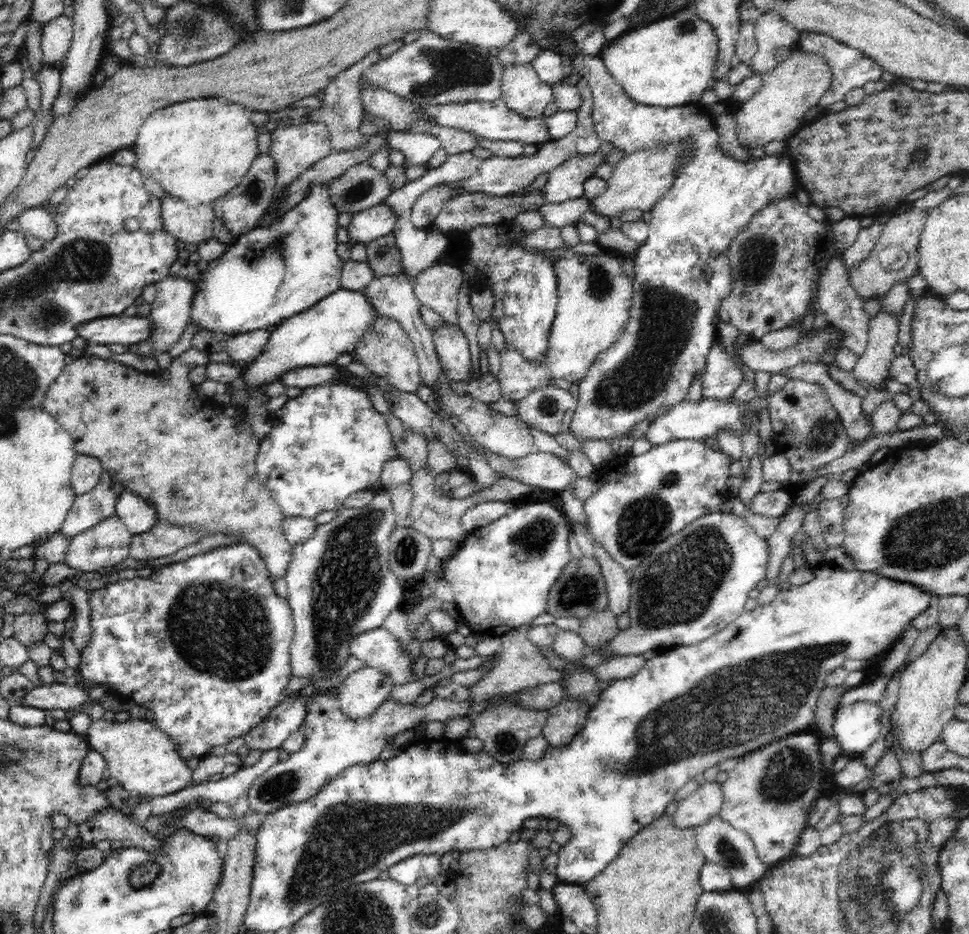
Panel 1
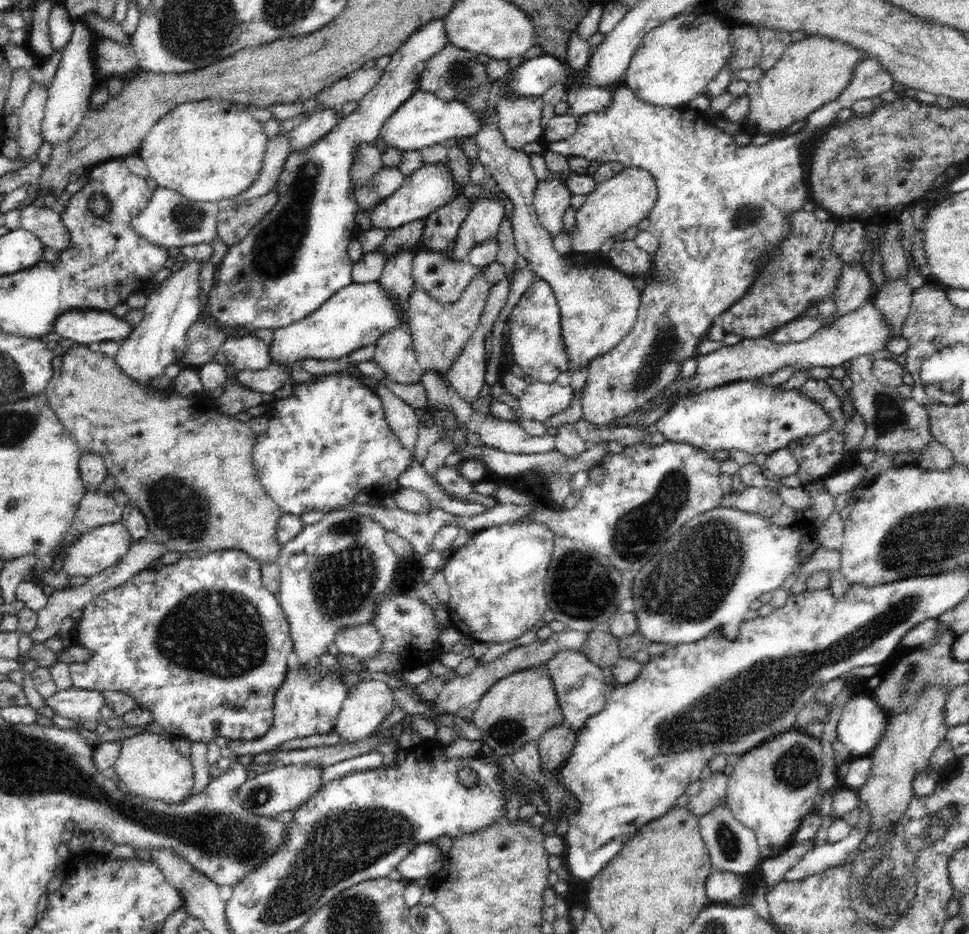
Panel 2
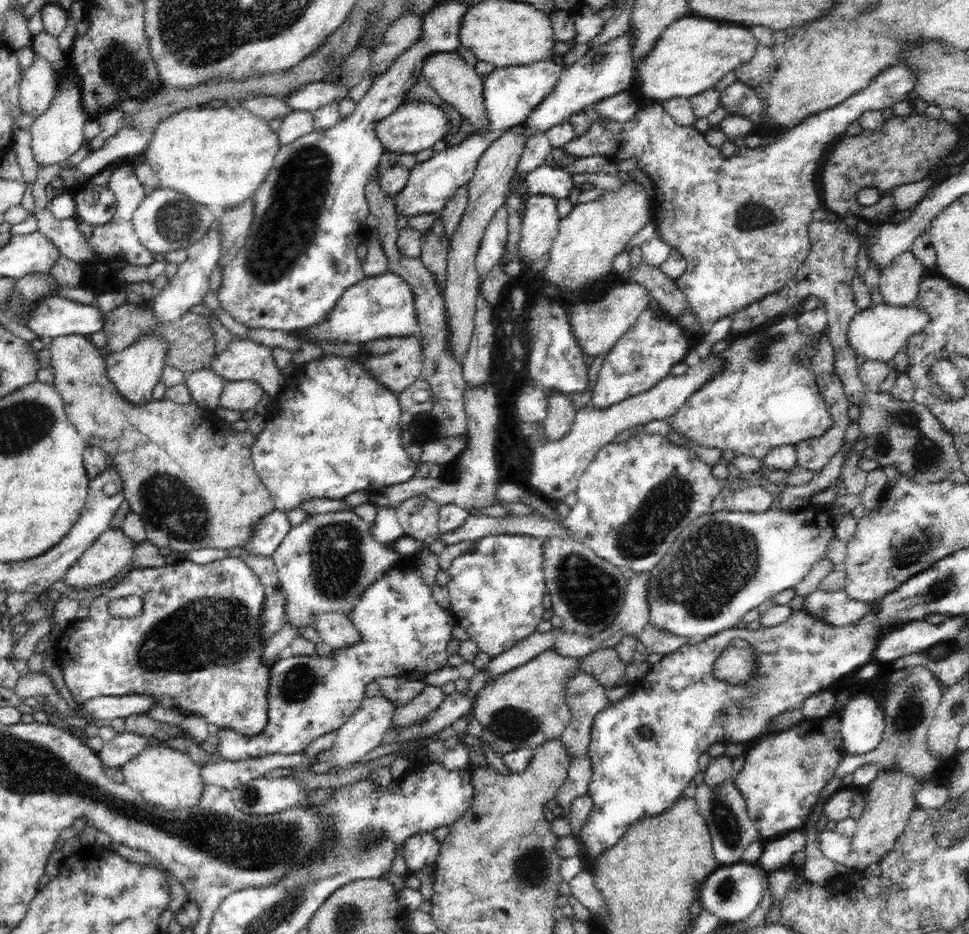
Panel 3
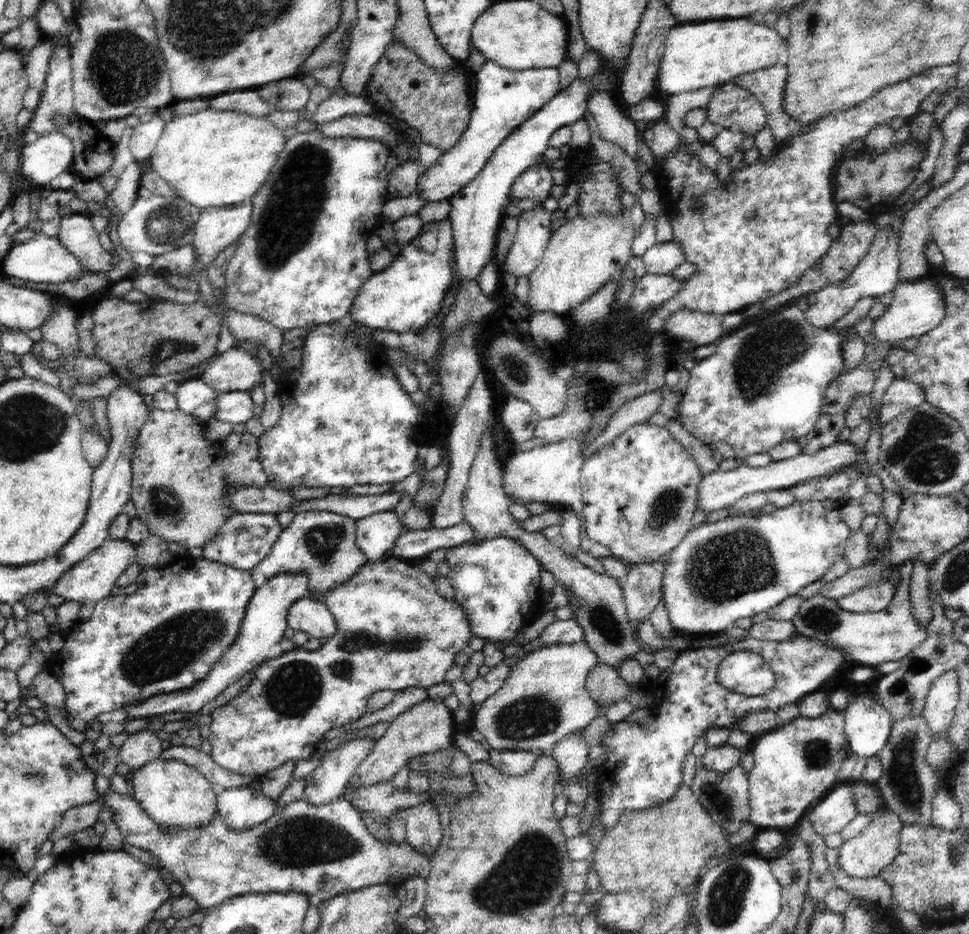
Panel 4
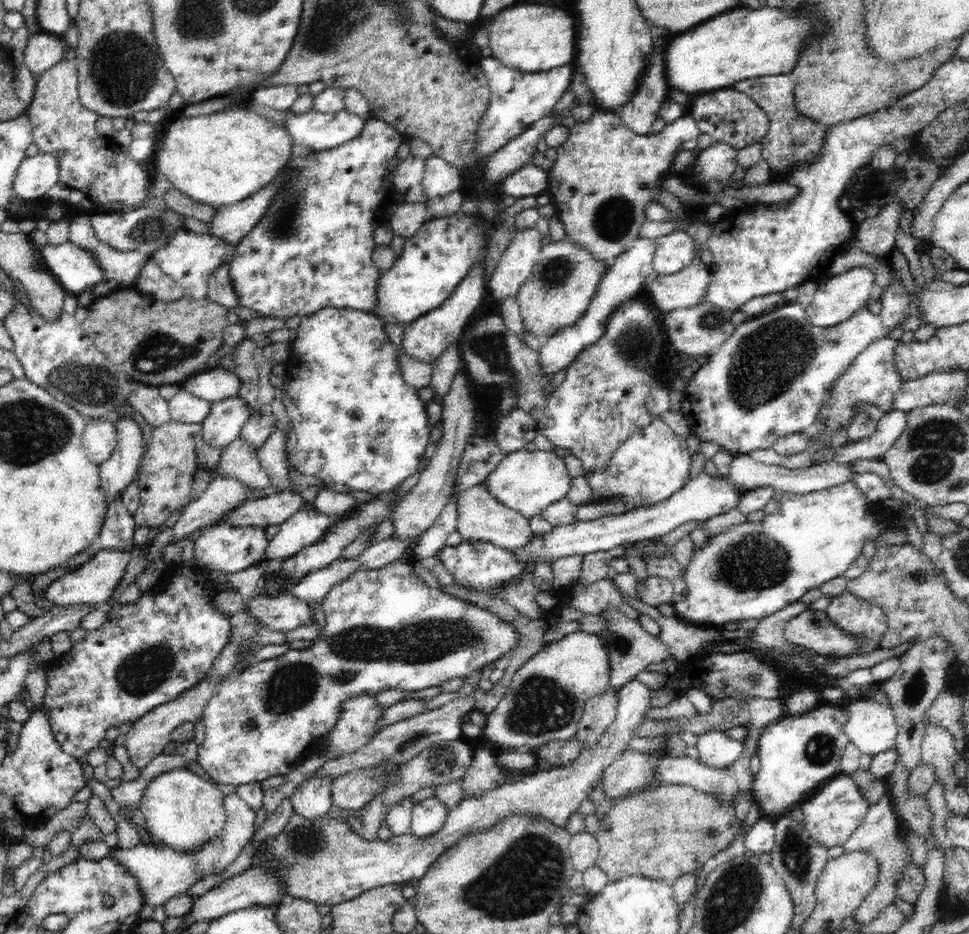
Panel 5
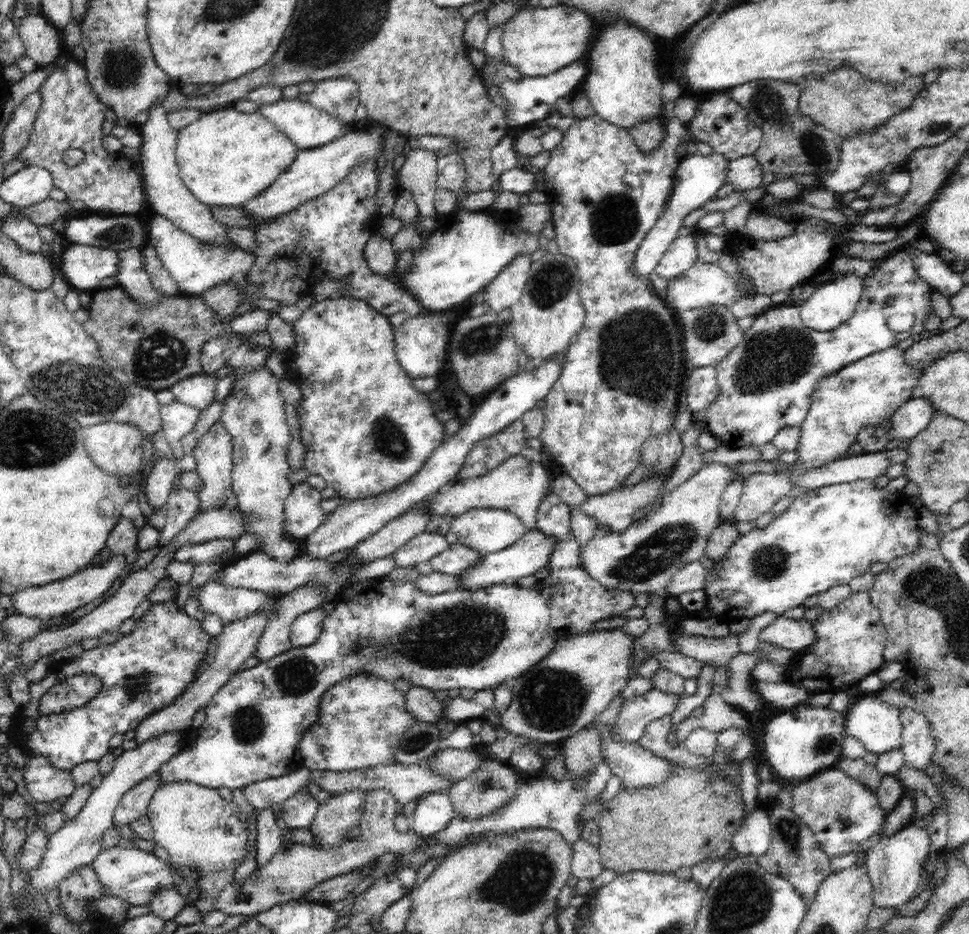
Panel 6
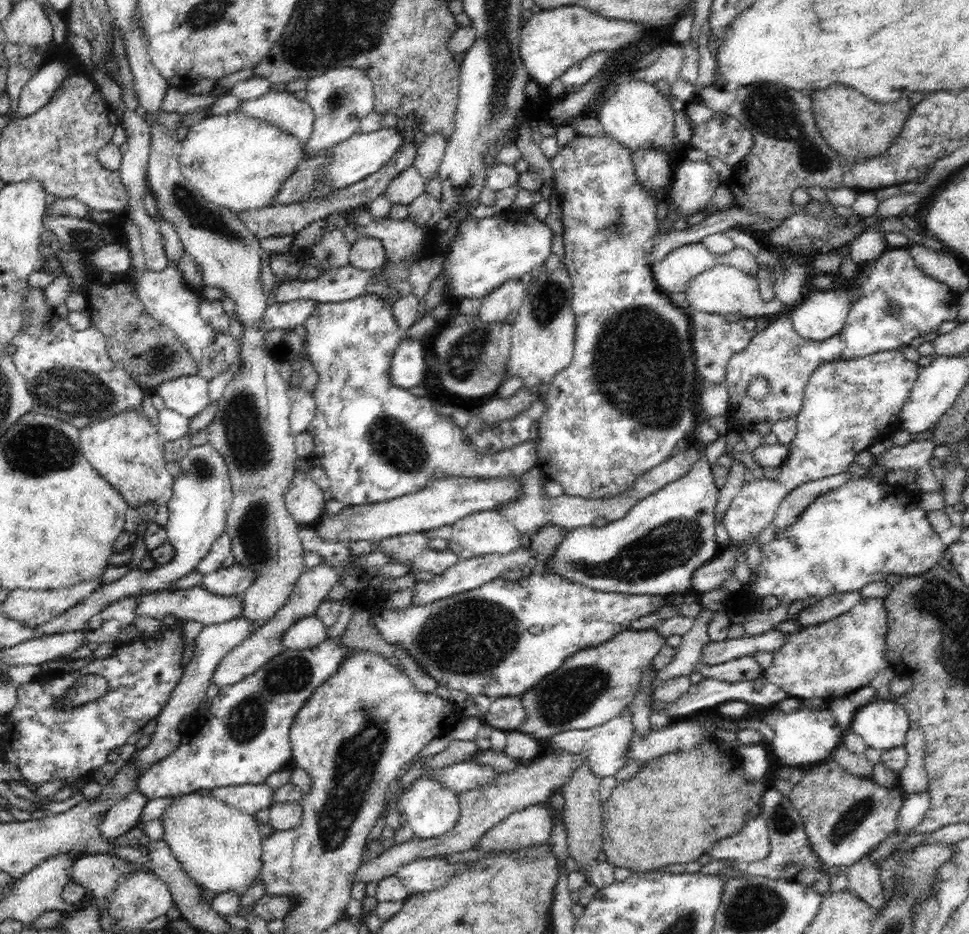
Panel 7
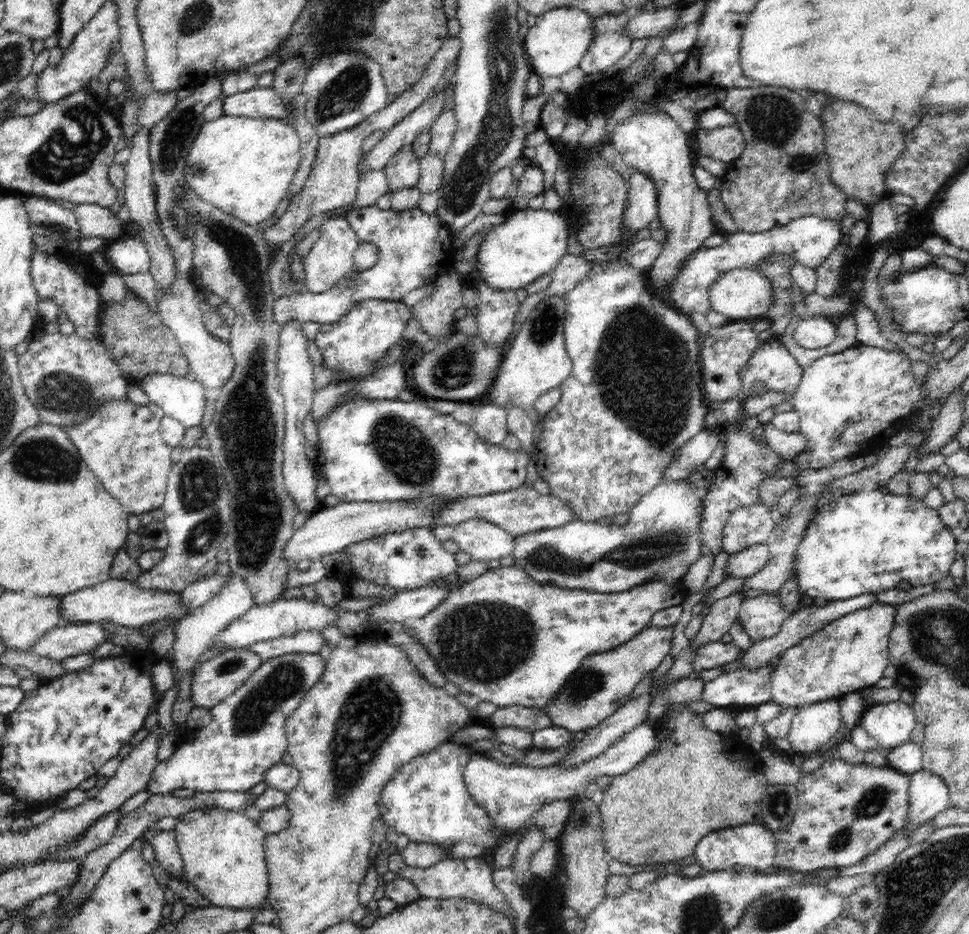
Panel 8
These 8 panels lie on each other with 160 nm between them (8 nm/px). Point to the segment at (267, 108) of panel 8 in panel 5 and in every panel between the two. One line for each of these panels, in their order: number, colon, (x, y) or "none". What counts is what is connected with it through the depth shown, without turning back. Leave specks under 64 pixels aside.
5: (321, 131)
6: (308, 126)
7: (294, 116)

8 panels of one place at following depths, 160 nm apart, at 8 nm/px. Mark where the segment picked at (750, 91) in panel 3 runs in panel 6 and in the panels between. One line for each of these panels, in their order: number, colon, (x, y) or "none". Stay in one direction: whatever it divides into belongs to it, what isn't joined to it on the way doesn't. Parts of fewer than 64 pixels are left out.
4: (731, 106)
5: (728, 116)
6: (722, 123)

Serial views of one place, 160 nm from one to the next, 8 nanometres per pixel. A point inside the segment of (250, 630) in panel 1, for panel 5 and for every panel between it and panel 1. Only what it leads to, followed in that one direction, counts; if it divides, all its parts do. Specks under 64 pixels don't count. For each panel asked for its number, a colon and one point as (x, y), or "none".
2: (200, 643)
3: (195, 647)
4: (165, 637)
5: (163, 644)

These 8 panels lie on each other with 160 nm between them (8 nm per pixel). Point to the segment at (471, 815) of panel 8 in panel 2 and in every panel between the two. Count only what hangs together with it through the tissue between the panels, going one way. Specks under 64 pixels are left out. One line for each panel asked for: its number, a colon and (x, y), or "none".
2: (425, 860)
3: (420, 850)
4: (424, 831)
5: (429, 816)
6: (434, 812)
7: (431, 810)

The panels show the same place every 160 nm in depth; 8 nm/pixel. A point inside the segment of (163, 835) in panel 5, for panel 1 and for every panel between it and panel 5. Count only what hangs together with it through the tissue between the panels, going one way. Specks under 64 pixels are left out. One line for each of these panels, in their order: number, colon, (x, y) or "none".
1: (144, 760)
2: (149, 765)
3: (165, 777)
4: (173, 794)

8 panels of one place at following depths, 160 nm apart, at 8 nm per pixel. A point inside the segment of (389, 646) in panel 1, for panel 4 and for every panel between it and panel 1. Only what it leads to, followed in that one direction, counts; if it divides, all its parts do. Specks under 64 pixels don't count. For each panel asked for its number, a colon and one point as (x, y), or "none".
2: (363, 641)
3: (336, 629)
4: (306, 615)

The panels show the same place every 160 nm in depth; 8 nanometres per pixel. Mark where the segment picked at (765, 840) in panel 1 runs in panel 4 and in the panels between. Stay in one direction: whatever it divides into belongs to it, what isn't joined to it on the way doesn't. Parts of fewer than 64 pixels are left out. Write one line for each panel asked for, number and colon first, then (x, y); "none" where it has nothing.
2: (773, 787)
3: (784, 774)
4: (796, 764)

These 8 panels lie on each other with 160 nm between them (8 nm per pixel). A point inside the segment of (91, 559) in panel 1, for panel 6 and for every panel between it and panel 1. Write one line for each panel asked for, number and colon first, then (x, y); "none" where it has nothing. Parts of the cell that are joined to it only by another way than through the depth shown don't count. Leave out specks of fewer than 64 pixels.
2: (104, 546)
3: (112, 550)
4: (89, 580)
5: (93, 582)
6: (60, 598)

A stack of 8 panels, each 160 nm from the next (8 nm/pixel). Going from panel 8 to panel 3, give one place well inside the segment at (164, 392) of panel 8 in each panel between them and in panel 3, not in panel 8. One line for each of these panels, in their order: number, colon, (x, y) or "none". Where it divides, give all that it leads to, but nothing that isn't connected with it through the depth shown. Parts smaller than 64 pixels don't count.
3: (244, 360)
4: (236, 369)
5: (216, 384)
6: (198, 391)
7: (188, 395)

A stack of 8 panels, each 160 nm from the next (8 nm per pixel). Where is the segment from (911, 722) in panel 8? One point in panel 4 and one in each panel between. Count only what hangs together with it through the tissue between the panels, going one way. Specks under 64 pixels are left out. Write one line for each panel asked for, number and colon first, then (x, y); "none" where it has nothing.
4: (867, 724)
5: (871, 726)
6: (876, 724)
7: (883, 725)

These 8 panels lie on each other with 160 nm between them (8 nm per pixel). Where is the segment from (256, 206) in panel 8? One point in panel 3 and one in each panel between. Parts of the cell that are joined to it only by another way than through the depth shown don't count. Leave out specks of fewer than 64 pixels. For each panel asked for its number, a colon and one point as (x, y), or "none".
3: (218, 157)
4: (213, 158)
5: (221, 158)
6: (225, 157)
7: (238, 162)

